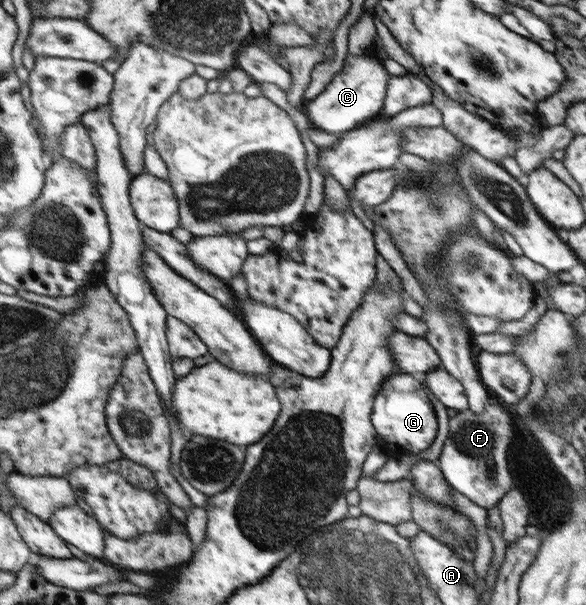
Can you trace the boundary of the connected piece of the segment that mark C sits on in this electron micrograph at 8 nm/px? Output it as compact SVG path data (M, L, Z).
M373 50L361 56L355 56L355 53L349 51L344 67L315 99L308 102L306 116L311 126L332 134L348 132L380 116L387 97L388 83L392 78L382 61L383 58Z

